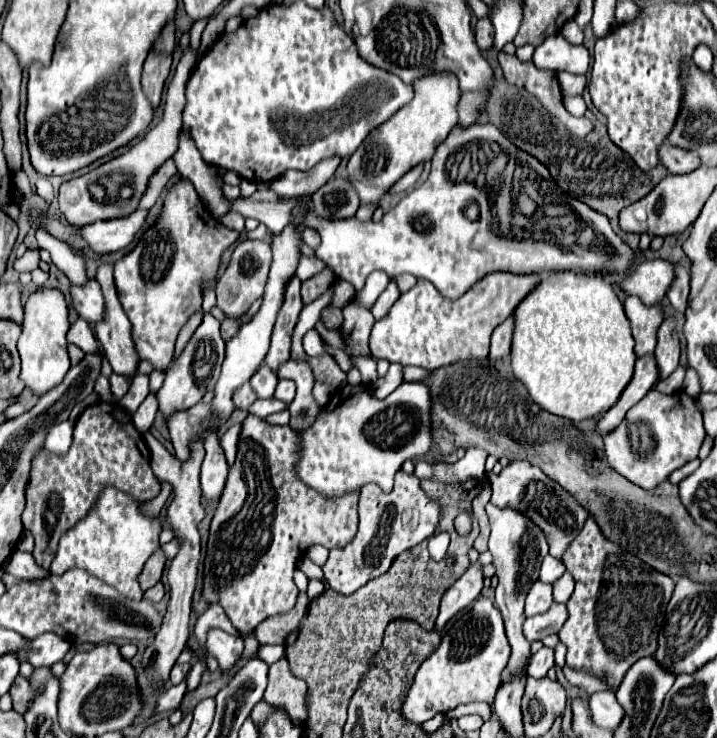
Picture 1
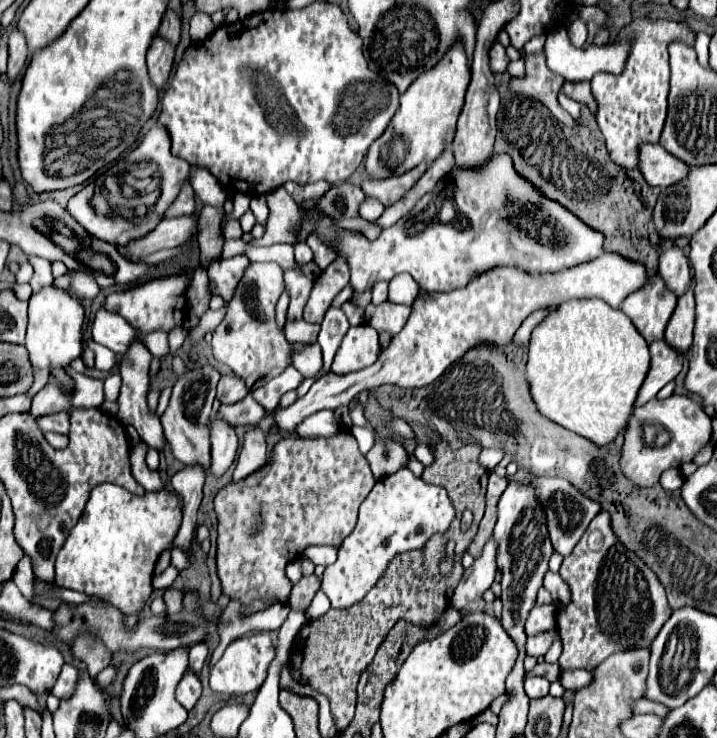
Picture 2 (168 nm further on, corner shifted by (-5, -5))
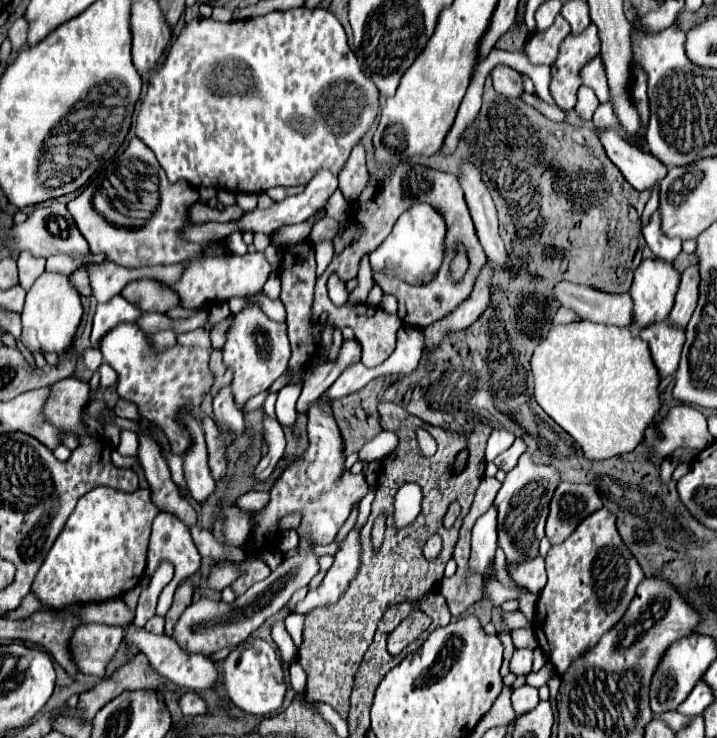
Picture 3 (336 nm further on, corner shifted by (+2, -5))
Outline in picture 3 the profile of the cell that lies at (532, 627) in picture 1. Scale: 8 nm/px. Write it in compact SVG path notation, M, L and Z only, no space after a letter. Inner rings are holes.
M517 649L513 653L513 659L511 659L511 673L515 673L517 677L521 675L529 675L531 673L531 663L533 663L533 651L531 649Z

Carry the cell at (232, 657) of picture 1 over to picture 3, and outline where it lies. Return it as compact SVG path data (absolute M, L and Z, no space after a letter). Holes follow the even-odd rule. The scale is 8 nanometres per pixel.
M253 639L249 647L233 651L227 659L219 663L219 667L223 675L221 687L237 709L259 717L273 717L279 713L285 699L287 681L285 681L285 671L281 667L281 661L275 655L275 649L267 641Z

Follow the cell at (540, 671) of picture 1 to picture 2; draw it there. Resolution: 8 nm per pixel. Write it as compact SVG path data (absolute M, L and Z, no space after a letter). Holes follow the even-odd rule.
M540 675L528 677L526 683L524 683L526 695L528 695L530 699L536 699L536 697L544 697L544 695L548 695L548 687L550 687L550 681L548 681L546 677L540 677Z

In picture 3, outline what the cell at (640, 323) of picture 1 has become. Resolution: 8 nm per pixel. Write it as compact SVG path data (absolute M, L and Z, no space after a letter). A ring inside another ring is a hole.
M663 259L641 261L629 291L635 301L633 329L639 331L669 317L669 311L675 303L679 279L679 271Z

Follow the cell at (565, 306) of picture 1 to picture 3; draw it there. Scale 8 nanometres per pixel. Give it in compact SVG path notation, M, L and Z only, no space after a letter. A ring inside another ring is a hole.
M591 321L553 325L535 349L531 357L531 367L535 375L537 403L561 429L565 429L575 439L587 459L603 461L635 451L643 441L645 429L655 421L661 409L659 371L653 363L647 343L635 337L629 329L597 325Z

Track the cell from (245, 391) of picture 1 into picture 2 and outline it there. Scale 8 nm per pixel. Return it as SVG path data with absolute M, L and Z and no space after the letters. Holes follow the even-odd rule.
M222 375L220 383L218 383L218 399L222 403L238 403L248 393L250 393L250 389L242 383L242 379L238 379L234 375Z

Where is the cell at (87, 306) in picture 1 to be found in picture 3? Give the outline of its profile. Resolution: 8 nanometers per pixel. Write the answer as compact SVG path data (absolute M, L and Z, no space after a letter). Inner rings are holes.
M121 323L115 329L111 329L103 339L101 339L101 353L105 363L109 363L117 375L119 375L119 383L117 383L117 395L125 401L131 401L137 405L139 415L143 421L155 425L157 429L161 429L171 445L171 453L175 455L185 455L185 451L193 445L193 435L189 429L183 429L183 415L181 411L185 409L189 415L197 417L199 425L203 427L203 409L201 409L201 401L205 395L211 393L213 387L213 371L209 371L209 351L203 347L183 347L183 345L173 345L171 349L165 351L157 351L149 339L147 333L143 333L135 323Z

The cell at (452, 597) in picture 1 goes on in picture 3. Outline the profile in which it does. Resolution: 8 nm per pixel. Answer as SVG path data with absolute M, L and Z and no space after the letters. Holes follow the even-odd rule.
M491 505L473 525L471 559L469 567L473 573L485 573L495 557L497 549L497 509Z

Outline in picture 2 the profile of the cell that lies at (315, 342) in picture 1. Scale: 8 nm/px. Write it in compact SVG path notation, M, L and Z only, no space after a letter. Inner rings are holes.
M320 411L314 415L308 415L308 419L304 419L298 427L296 427L296 435L298 437L332 437L340 431L340 425L334 417L332 411Z

